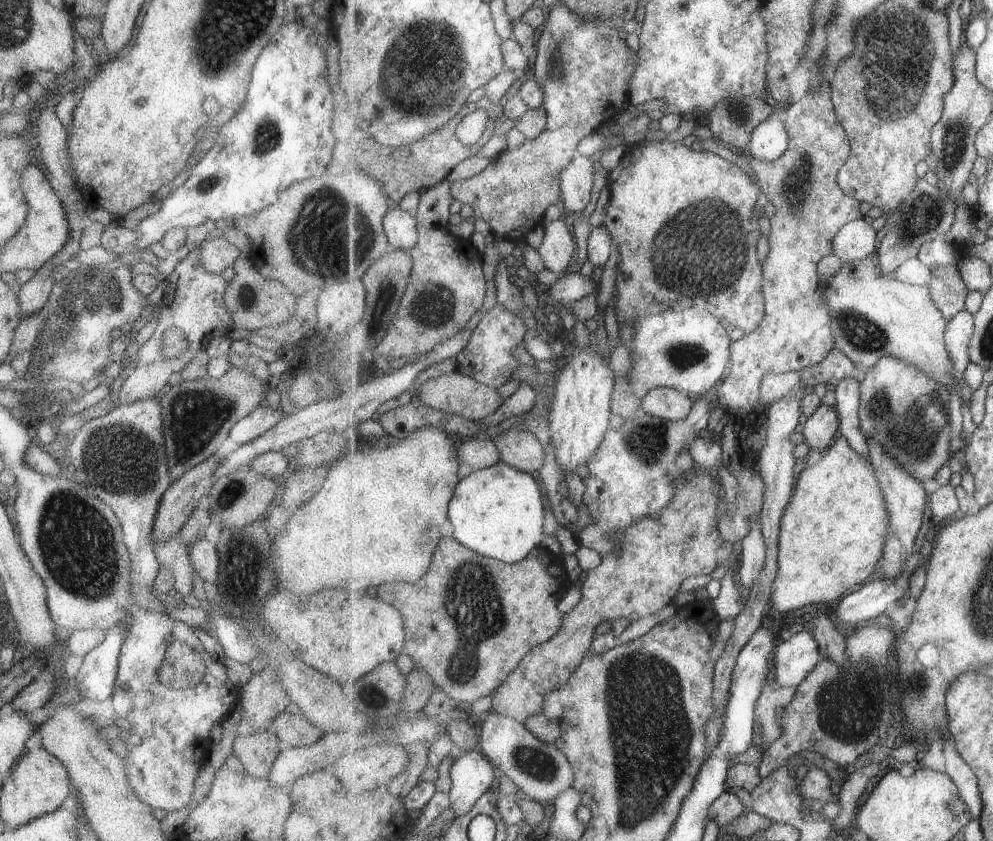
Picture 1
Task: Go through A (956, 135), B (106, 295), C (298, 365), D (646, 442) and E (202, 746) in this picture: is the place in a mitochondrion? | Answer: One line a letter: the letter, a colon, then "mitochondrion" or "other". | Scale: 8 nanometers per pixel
A: mitochondrion
B: mitochondrion
C: other
D: mitochondrion
E: other

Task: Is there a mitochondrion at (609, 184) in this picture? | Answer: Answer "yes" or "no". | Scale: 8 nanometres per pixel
no

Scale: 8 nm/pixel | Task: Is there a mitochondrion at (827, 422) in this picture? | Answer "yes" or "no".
no

